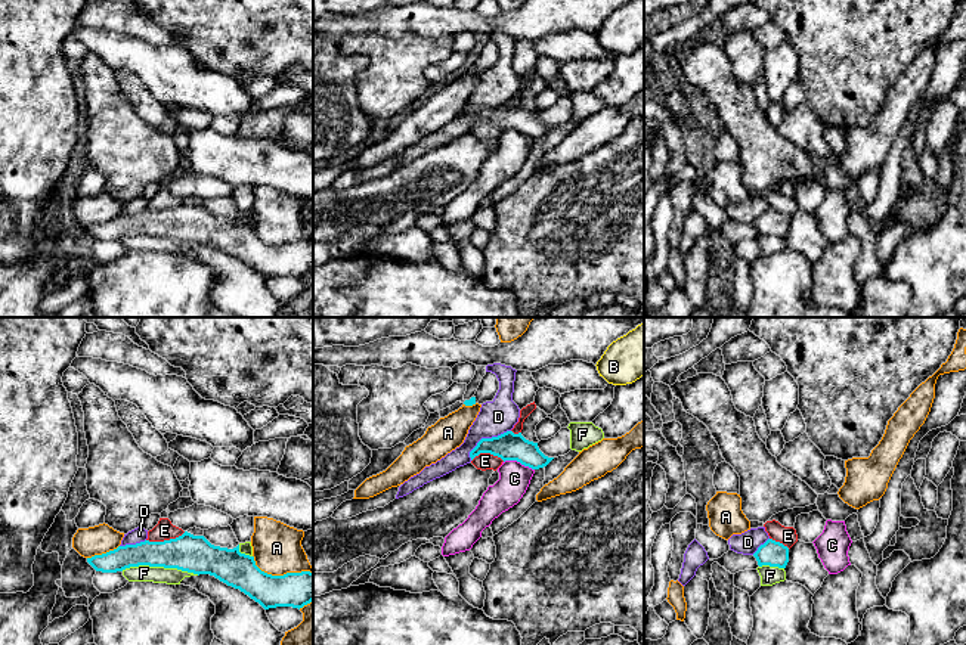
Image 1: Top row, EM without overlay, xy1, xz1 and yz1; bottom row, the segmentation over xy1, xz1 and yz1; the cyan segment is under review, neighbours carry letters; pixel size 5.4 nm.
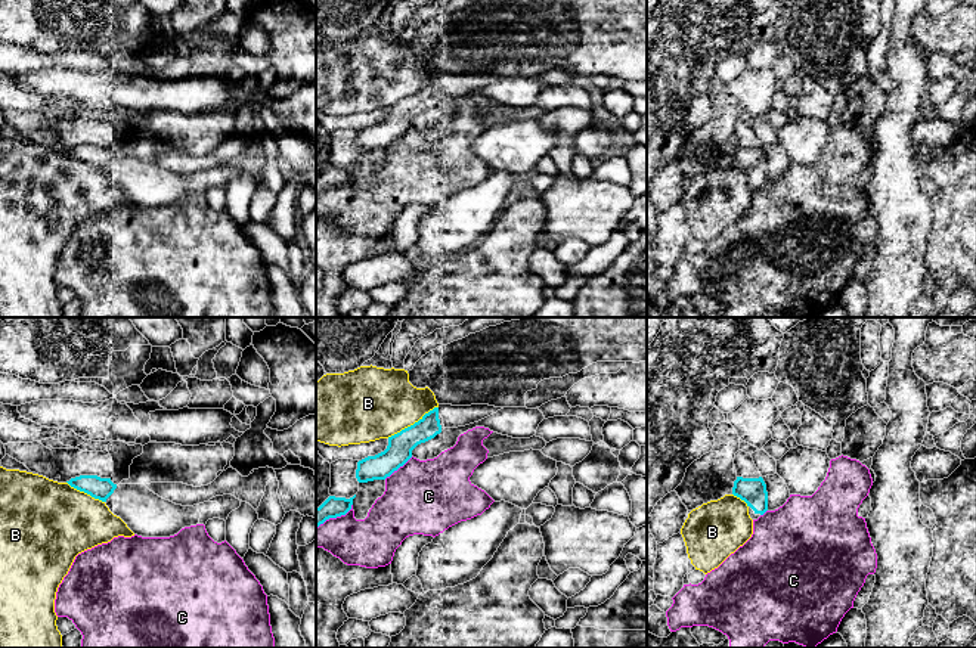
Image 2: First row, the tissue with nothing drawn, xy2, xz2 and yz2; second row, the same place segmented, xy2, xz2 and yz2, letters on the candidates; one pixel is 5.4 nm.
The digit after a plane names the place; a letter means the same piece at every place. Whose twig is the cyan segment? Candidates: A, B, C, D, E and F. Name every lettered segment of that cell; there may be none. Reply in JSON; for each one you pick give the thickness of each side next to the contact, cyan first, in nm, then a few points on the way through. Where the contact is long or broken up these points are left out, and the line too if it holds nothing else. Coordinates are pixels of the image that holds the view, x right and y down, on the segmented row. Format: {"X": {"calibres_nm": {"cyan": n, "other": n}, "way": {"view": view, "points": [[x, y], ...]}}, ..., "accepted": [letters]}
{"accepted": []}

